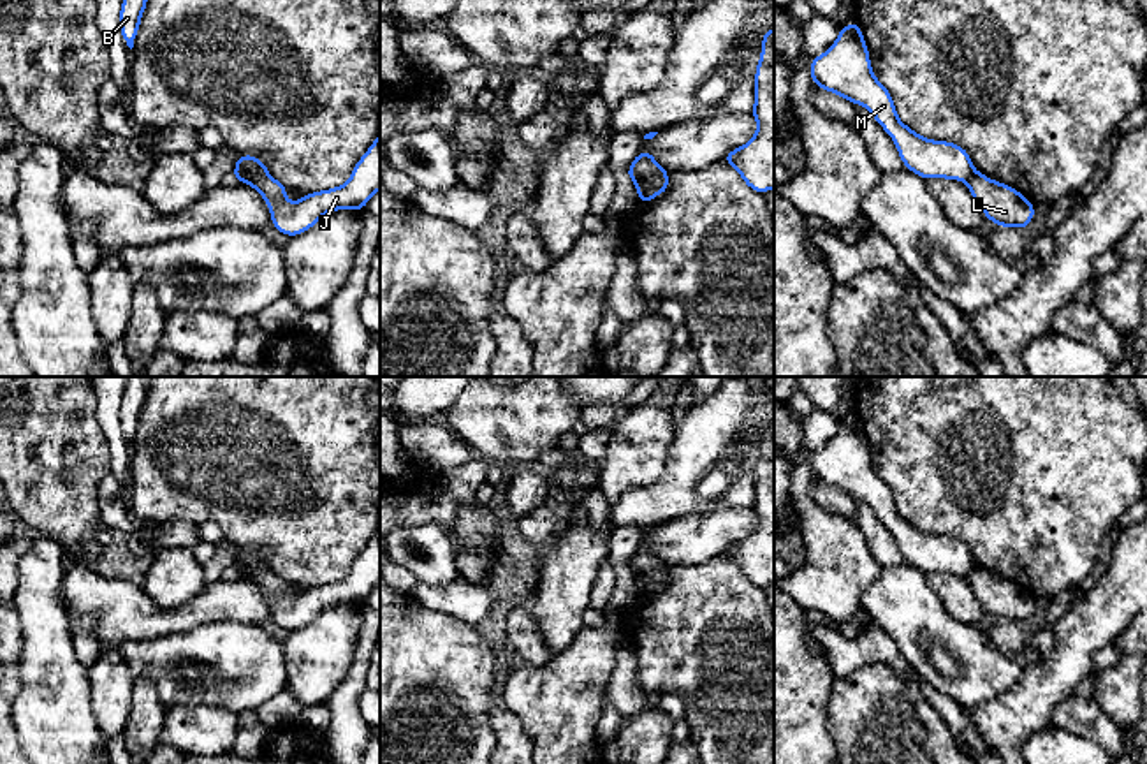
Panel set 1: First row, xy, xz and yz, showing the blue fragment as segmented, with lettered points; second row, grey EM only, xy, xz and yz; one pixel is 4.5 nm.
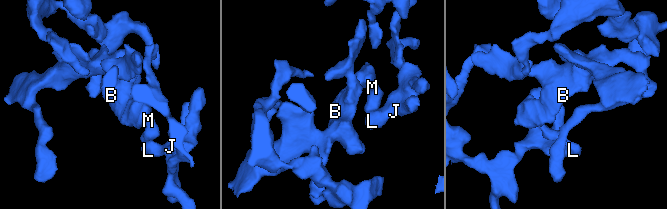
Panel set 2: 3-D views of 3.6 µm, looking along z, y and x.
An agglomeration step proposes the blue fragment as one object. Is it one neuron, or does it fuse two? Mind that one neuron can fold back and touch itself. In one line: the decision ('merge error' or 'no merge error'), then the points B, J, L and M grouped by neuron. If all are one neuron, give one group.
merge error; B M / J L

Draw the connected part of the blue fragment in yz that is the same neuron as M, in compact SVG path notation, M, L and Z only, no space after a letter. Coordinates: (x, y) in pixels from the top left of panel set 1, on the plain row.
M857 415L841 421L836 437L823 449L811 452L811 475L864 500L895 537L904 562L925 576L945 572L966 577L976 565L962 540L925 533L899 514L890 486L871 463L869 444Z

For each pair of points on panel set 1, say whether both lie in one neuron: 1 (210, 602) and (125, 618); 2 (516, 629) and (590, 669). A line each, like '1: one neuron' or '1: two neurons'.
1: one neuron
2: two neurons

